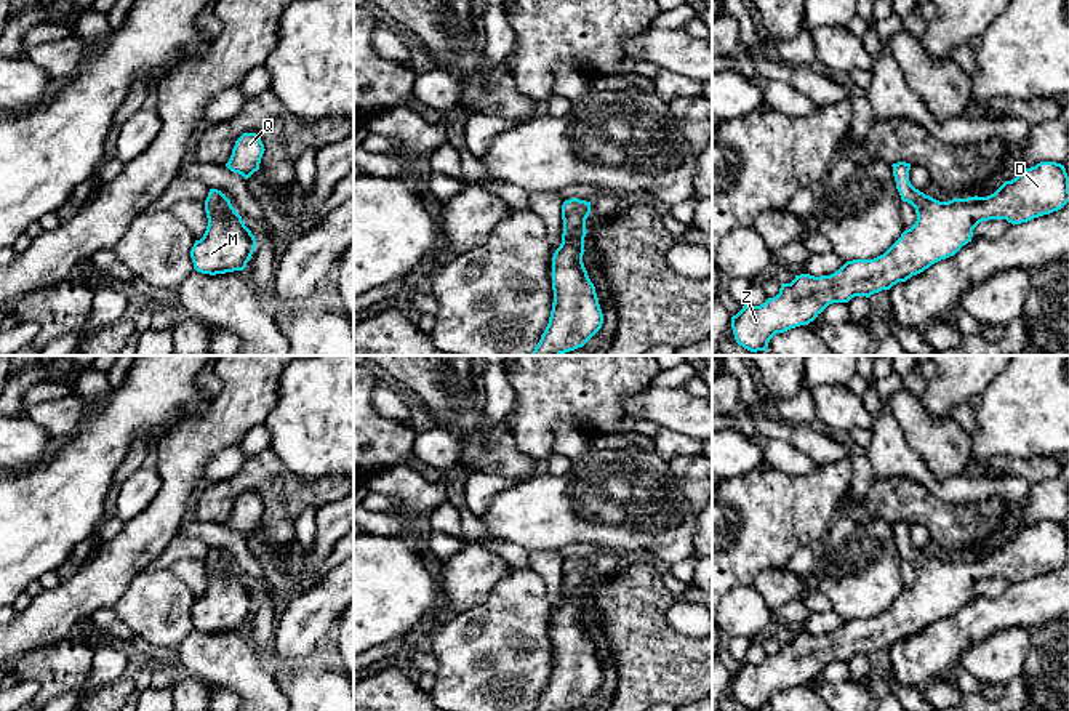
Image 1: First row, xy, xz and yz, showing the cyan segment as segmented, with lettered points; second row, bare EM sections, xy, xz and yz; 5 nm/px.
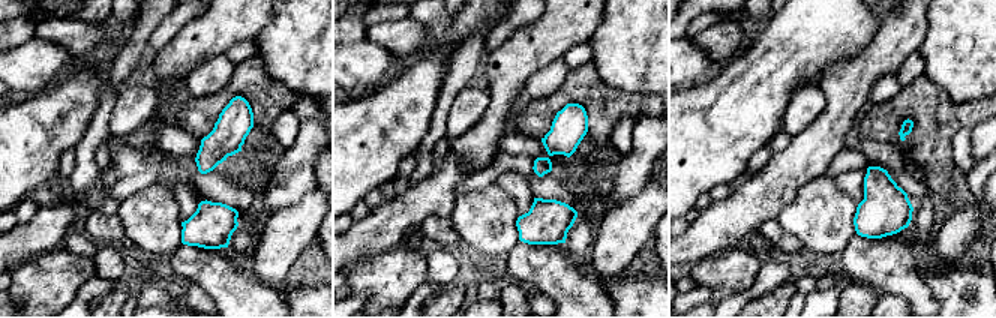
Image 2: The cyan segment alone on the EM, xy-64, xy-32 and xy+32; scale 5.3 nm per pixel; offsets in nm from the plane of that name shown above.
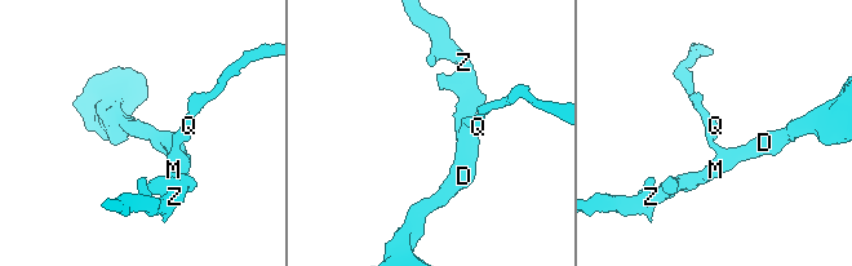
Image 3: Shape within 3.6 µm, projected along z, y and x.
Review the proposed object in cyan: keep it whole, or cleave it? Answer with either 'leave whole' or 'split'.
leave whole

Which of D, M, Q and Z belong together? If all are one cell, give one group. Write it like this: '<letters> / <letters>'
D M Q Z

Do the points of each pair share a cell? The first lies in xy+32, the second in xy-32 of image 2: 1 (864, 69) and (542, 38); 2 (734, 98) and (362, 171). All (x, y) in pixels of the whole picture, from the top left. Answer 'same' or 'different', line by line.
1: same
2: same

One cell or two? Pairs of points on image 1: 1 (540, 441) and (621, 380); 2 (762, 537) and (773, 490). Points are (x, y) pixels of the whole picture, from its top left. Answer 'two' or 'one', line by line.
1: one
2: one

